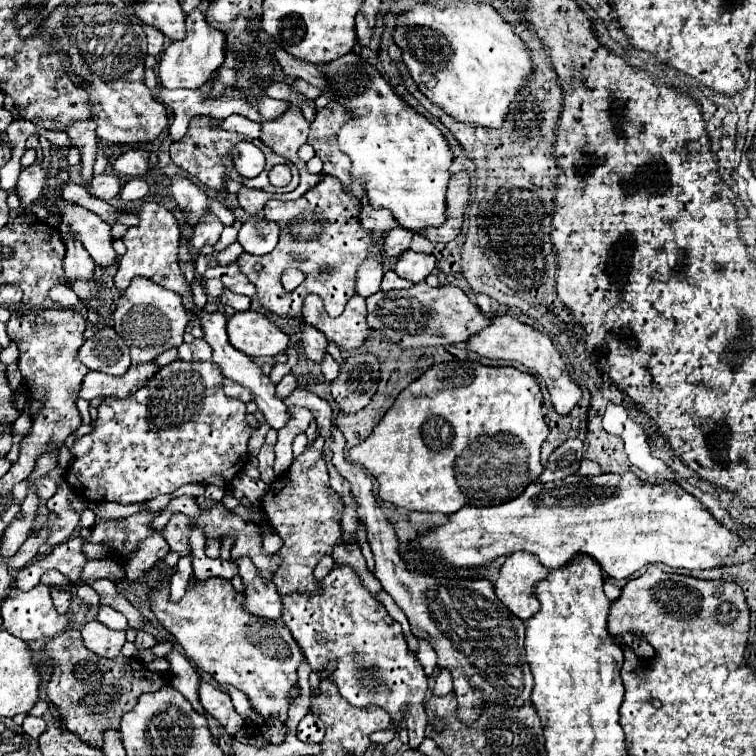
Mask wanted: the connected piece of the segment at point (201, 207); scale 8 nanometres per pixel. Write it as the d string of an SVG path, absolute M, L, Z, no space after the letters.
M174 175L170 177L170 189L172 189L172 199L176 205L188 213L190 225L196 225L200 221L200 215L208 213L208 203L206 203L206 193L196 187L190 179Z

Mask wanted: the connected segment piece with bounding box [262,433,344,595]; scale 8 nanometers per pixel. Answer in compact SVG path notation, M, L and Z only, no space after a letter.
M318 433L316 441L294 459L286 481L282 477L276 479L262 499L262 507L270 525L284 541L284 545L276 553L282 559L282 563L278 565L272 577L282 595L322 593L322 587L314 577L314 567L322 557L330 555L328 549L334 549L342 541L340 519L344 513L344 501L340 499L340 495L336 495L336 491L332 491L332 487L328 487L328 471L322 447L324 439Z

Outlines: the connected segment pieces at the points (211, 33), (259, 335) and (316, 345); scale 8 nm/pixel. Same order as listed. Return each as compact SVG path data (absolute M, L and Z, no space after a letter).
M194 9L186 15L186 39L172 41L172 45L166 47L166 51L160 57L158 63L158 79L162 87L166 89L198 89L202 87L212 73L224 63L226 57L226 35L206 23L206 17L200 9Z
M244 311L230 317L228 337L238 351L250 357L258 355L272 357L284 353L284 349L290 343L290 337L282 333L272 319L258 311Z
M302 323L300 325L300 335L302 335L302 347L308 359L320 363L324 359L326 347L328 347L328 339L324 333L320 333L316 327Z

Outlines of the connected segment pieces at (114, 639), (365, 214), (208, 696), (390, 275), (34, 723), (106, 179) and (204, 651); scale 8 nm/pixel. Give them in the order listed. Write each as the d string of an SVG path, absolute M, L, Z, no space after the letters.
M88 621L82 627L84 645L100 657L118 657L126 641L126 631L116 631L100 621Z
M366 197L360 199L360 205L362 205L362 211L360 211L360 223L364 229L368 231L382 231L382 233L388 233L392 227L398 225L398 221L394 219L394 215L388 211L388 209L374 209Z
M204 679L200 681L198 695L200 695L200 703L204 705L204 709L214 719L218 719L226 727L226 731L230 735L236 735L236 731L244 725L244 719L234 711L232 701L230 701L230 695L228 693L222 693L220 689L216 689L212 683L208 683Z
M386 271L384 279L382 279L382 285L380 285L382 291L390 291L390 289L408 289L408 287L412 287L412 281L406 281L406 279L398 277L396 271Z
M26 715L24 723L22 723L24 733L28 733L32 739L38 739L44 731L46 731L46 723L42 717L34 717L34 715Z
M114 173L94 175L94 179L90 181L90 193L98 199L104 199L104 201L116 199L120 193L120 187L122 187L122 181Z
M170 569L166 573L166 585L162 589L150 591L150 603L156 619L170 631L176 643L182 645L186 657L204 673L208 673L216 685L232 685L248 695L250 705L256 713L260 713L266 721L288 721L288 707L290 707L290 691L298 685L298 667L304 661L304 655L296 641L292 639L288 627L278 621L260 619L244 609L244 593L236 591L228 579L212 577L204 583L190 583L186 595L180 603L168 601L168 579L174 573Z

